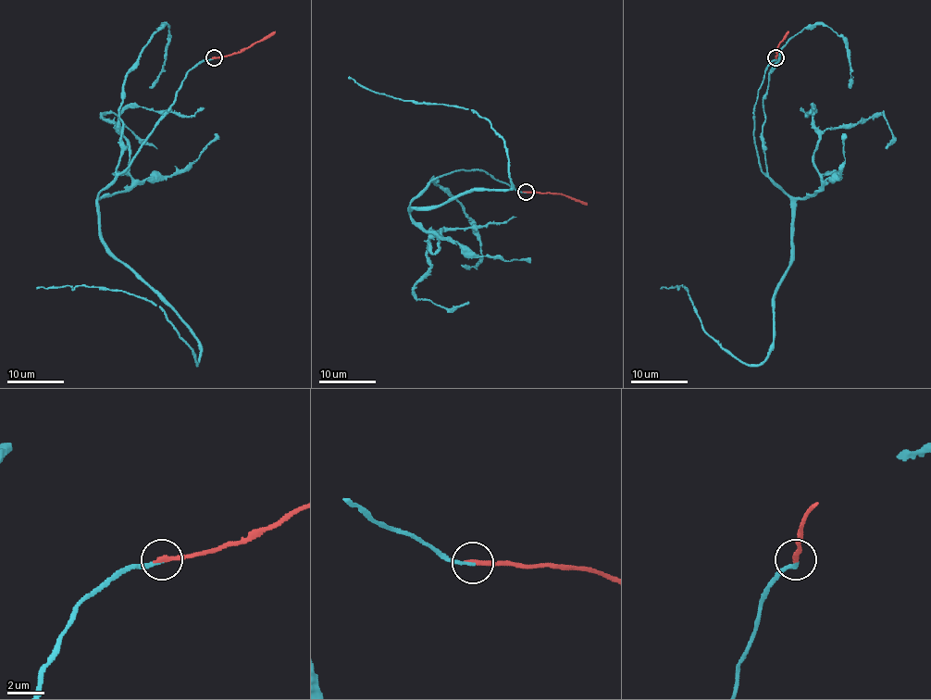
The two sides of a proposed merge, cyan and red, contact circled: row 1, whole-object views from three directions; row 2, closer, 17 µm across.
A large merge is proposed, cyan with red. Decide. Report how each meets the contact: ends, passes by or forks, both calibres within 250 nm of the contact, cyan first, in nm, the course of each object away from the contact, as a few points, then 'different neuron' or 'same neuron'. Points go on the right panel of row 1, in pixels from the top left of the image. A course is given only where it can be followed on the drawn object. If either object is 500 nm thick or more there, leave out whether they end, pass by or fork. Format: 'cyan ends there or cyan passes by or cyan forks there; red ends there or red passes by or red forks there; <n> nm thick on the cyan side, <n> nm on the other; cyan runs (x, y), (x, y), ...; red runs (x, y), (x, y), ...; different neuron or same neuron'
cyan ends there; red ends there; 160 nm thick on the cyan side, 280 nm on the other; cyan runs (776, 58), (753, 110), (761, 169), (790, 199), (769, 355), (745, 365), (683, 285), (661, 288); red runs (776, 58), (776, 51), (788, 31); same neuron

